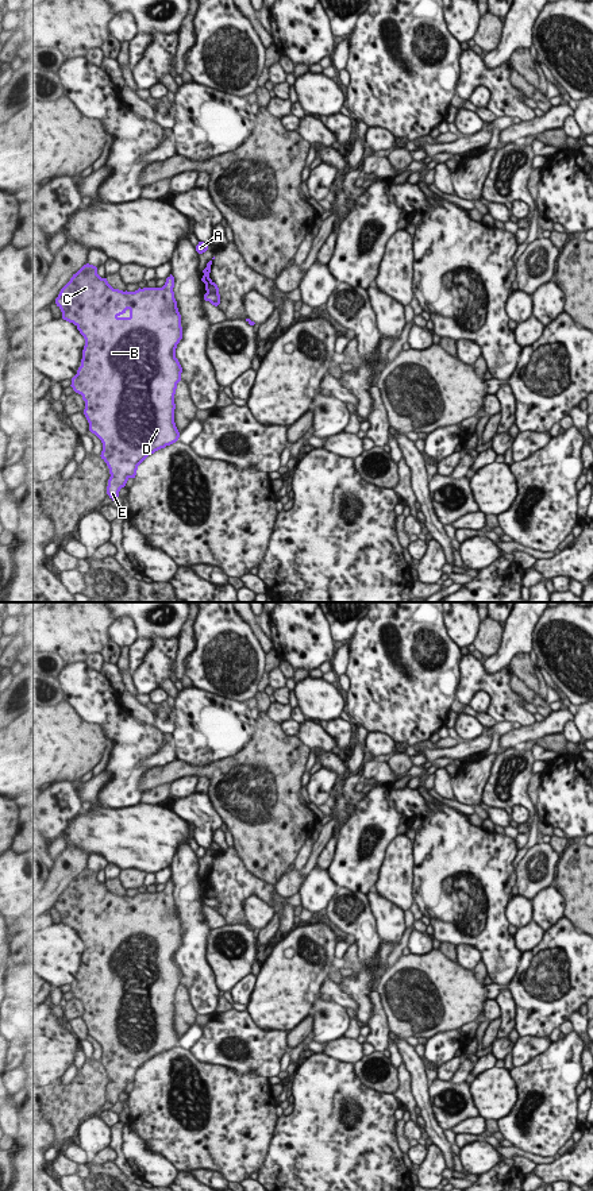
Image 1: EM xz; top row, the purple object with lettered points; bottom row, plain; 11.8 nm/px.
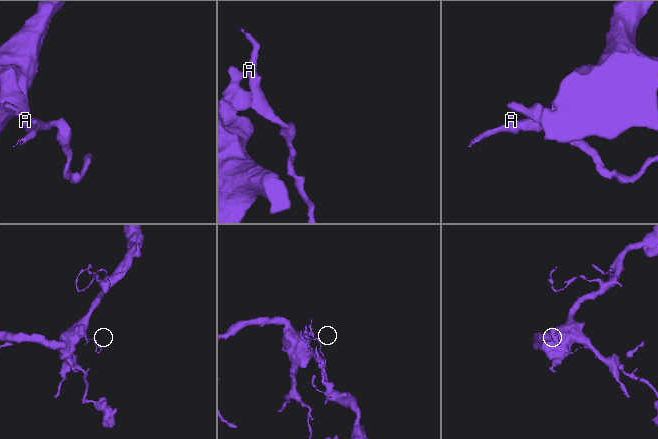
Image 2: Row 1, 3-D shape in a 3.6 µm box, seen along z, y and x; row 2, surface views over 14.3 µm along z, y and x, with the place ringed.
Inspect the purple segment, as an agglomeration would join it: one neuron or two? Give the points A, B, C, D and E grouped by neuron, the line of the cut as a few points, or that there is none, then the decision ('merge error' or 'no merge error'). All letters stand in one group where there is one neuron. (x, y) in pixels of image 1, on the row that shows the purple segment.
A / B C D E | xz (204, 274), (207, 277), (205, 284) | merge error

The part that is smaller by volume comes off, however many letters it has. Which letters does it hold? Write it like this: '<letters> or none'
A

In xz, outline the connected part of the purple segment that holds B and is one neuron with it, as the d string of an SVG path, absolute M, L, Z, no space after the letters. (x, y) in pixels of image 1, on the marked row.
M84 265L73 277L70 281L61 289L58 297L55 298L57 307L62 312L62 319L73 323L80 334L85 339L85 346L82 350L82 359L81 366L77 370L77 374L72 378L72 388L76 393L82 396L82 400L85 401L85 409L84 415L89 423L89 431L95 433L103 443L103 451L101 451L101 459L107 463L109 469L109 479L107 486L107 494L113 501L119 497L119 492L122 487L126 486L127 481L130 478L135 478L138 466L151 454L155 451L165 448L166 446L170 446L176 443L180 438L180 432L174 423L174 394L177 389L177 383L181 381L181 373L182 367L176 358L176 348L180 340L182 339L182 327L181 327L181 315L177 308L177 301L174 298L174 277L170 274L166 278L166 282L162 288L143 288L138 289L135 292L123 292L119 289L113 289L107 278L101 278L97 274L97 267L93 265Z

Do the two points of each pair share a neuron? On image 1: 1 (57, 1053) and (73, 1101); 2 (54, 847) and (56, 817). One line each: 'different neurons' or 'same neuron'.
1: different neurons
2: different neurons

